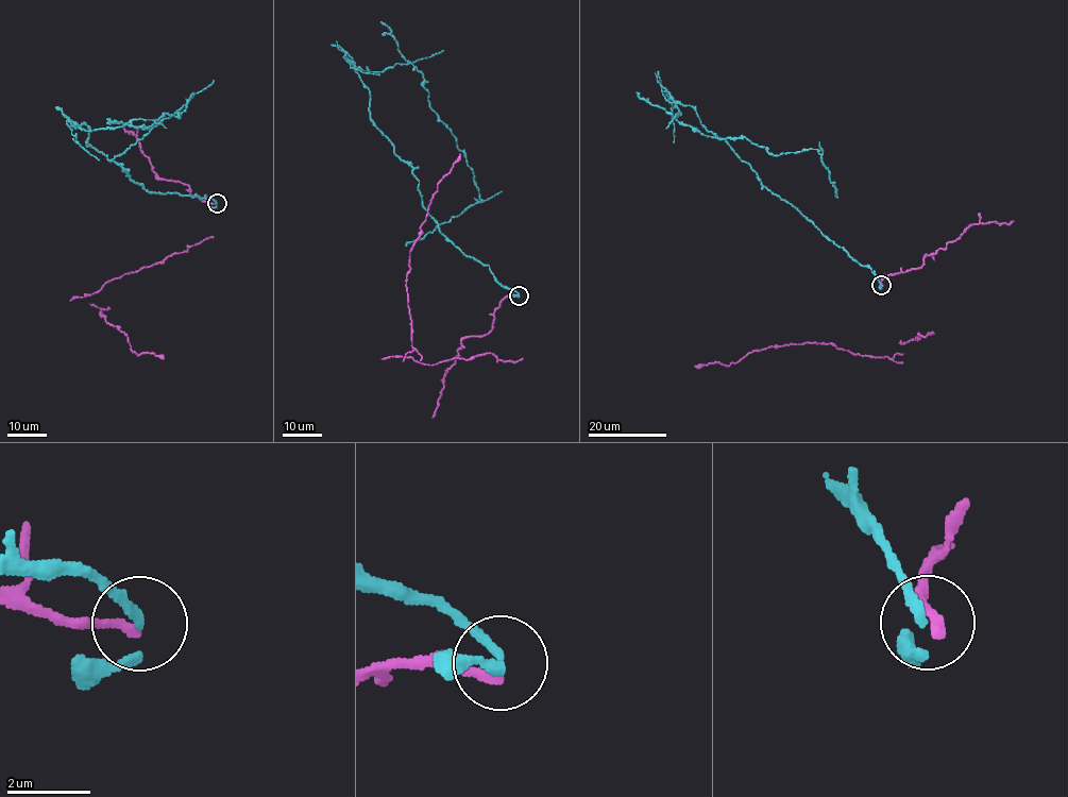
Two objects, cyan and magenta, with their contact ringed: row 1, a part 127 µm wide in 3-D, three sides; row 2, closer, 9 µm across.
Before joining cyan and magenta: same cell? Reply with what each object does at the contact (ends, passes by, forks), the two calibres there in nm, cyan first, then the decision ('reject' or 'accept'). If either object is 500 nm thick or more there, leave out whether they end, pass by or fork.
cyan passes by | magenta ends | 170/260 nm | reject

